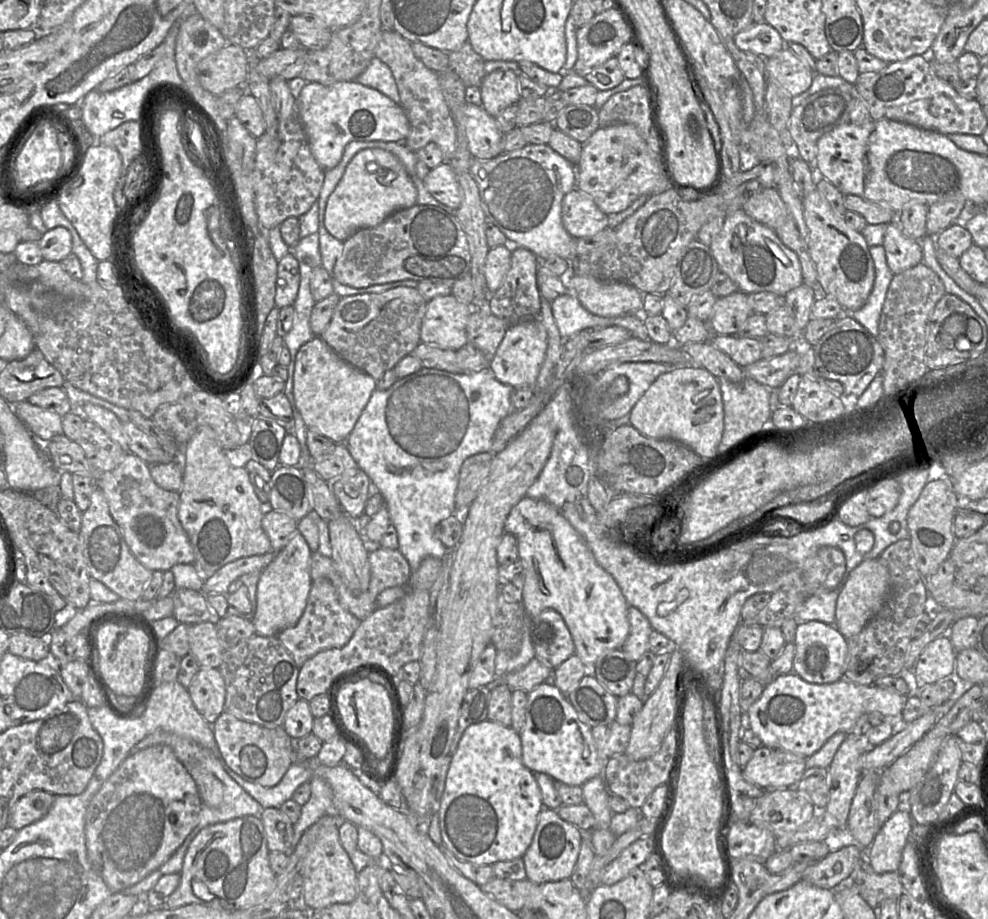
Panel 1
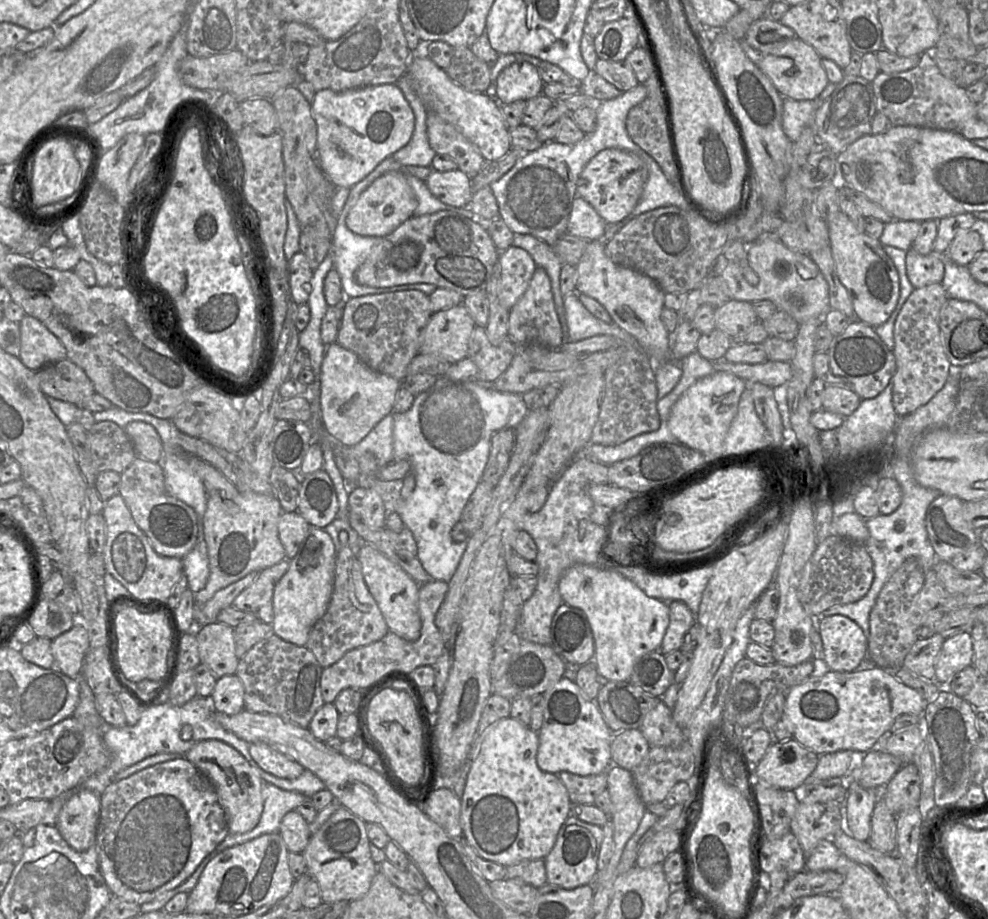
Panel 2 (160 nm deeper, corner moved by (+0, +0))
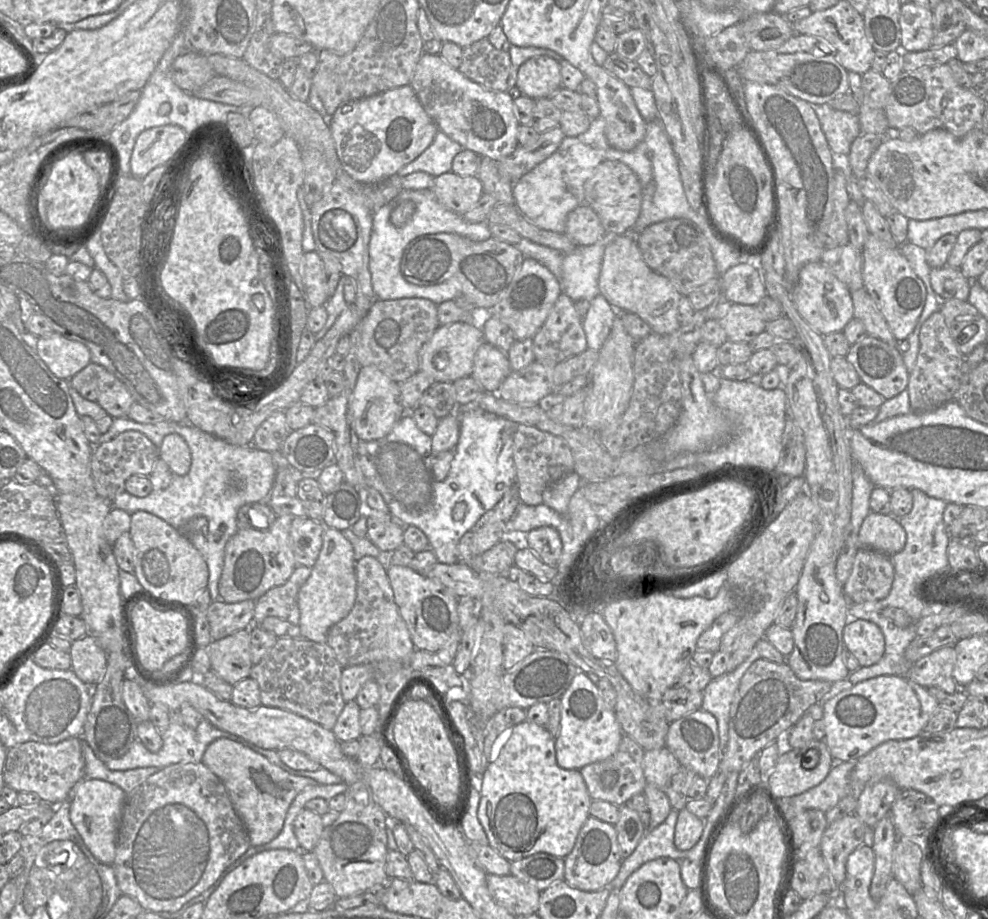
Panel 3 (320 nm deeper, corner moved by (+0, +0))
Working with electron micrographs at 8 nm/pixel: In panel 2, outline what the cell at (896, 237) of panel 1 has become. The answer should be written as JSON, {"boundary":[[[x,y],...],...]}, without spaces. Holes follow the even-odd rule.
{"boundary":[[[913,248],[906,253],[906,272],[914,288],[922,288],[930,284],[942,283],[945,271],[945,255],[932,251],[922,255]]]}

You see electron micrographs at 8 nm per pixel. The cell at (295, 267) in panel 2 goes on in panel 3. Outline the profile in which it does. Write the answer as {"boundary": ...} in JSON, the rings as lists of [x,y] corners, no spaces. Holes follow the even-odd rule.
{"boundary":[[[317,251],[305,252],[304,254],[303,283],[310,307],[324,306],[329,298],[327,279]]]}

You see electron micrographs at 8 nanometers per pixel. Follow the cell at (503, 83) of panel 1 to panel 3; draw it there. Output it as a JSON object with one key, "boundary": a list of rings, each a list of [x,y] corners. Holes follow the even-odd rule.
{"boundary":[[[547,56],[528,59],[517,70],[515,88],[534,100],[550,98],[561,88],[559,62]]]}

